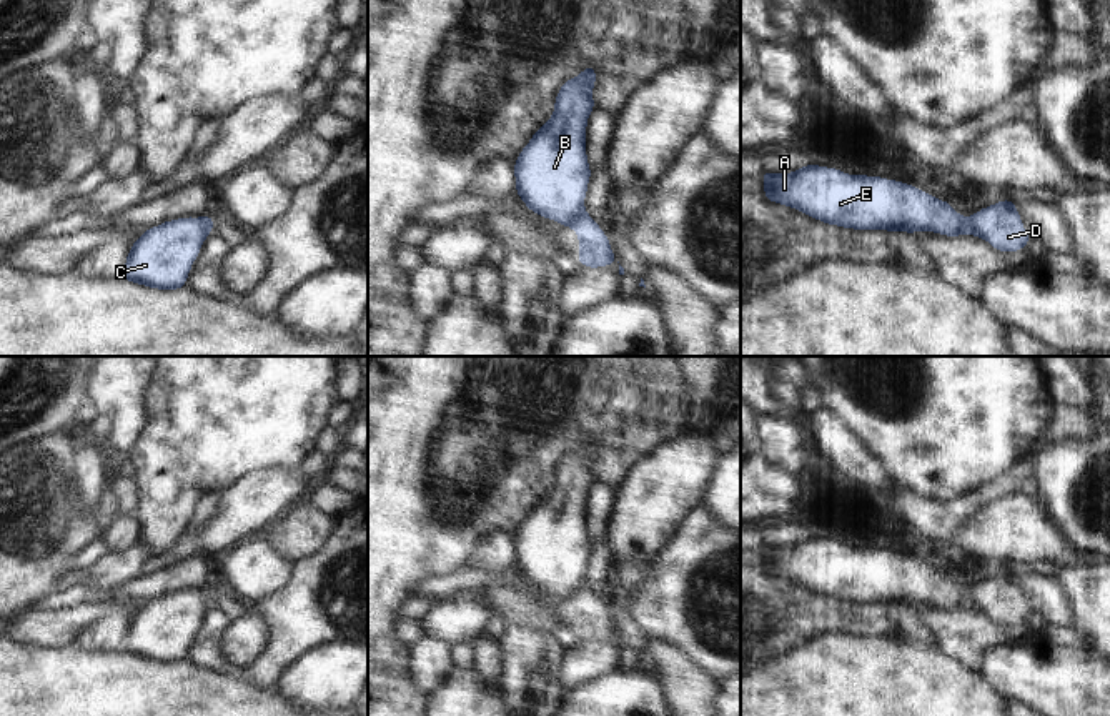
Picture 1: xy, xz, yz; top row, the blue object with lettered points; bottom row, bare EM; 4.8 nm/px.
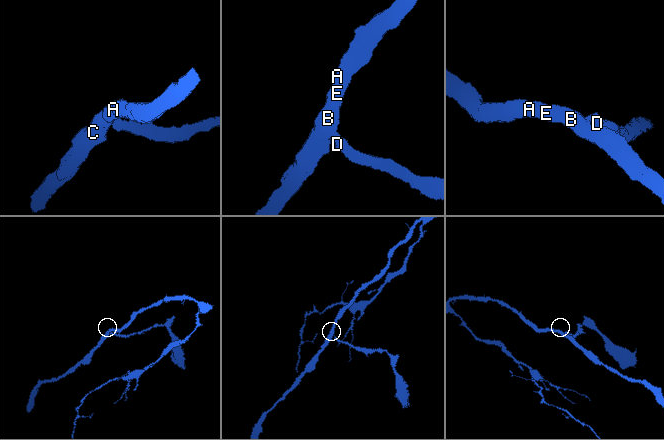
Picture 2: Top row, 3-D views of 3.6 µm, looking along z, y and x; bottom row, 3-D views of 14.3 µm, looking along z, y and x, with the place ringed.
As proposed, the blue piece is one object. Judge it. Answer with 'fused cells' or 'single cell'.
fused cells

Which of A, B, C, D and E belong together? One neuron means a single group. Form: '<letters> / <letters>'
A B C E / D

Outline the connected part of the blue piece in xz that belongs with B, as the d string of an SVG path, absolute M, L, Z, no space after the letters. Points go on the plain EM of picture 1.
M596 441L564 455L554 488L533 508L514 535L516 566L524 578L549 593L571 598L584 584L591 551L586 530L587 490L596 481Z

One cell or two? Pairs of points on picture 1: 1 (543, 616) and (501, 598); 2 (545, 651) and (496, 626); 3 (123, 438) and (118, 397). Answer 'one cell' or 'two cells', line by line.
1: one cell
2: two cells
3: one cell

